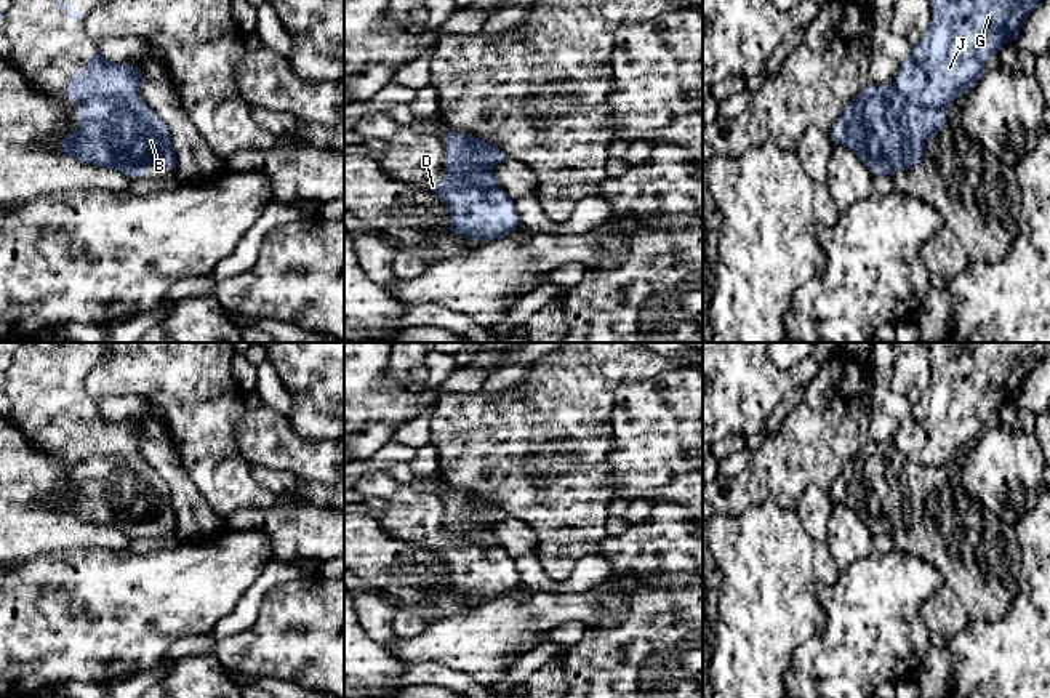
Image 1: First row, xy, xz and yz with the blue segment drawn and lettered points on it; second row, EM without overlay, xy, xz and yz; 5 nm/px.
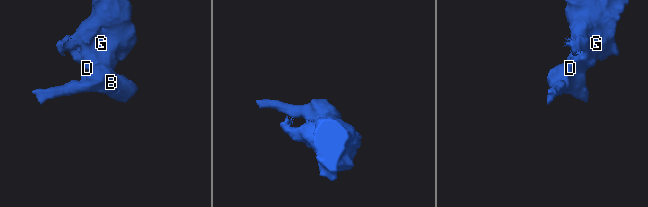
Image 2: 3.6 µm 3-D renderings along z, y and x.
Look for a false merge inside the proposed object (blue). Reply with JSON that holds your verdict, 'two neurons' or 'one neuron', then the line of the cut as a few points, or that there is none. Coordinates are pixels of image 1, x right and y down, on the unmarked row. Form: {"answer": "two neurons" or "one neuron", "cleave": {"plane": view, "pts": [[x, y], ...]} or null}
{"answer": "two neurons", "cleave": {"plane": "xy", "pts": [[138, 452], [90, 455], [80, 461]]}}

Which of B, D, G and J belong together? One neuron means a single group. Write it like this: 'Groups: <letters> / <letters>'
Groups: B / D G J

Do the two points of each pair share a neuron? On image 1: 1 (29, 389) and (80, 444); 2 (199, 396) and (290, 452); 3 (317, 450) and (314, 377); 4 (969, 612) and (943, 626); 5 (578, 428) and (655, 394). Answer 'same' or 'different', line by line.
1: same
2: different
3: different
4: same
5: different

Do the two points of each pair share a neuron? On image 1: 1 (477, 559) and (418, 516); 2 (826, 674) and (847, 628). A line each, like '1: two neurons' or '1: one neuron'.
1: one neuron
2: one neuron

